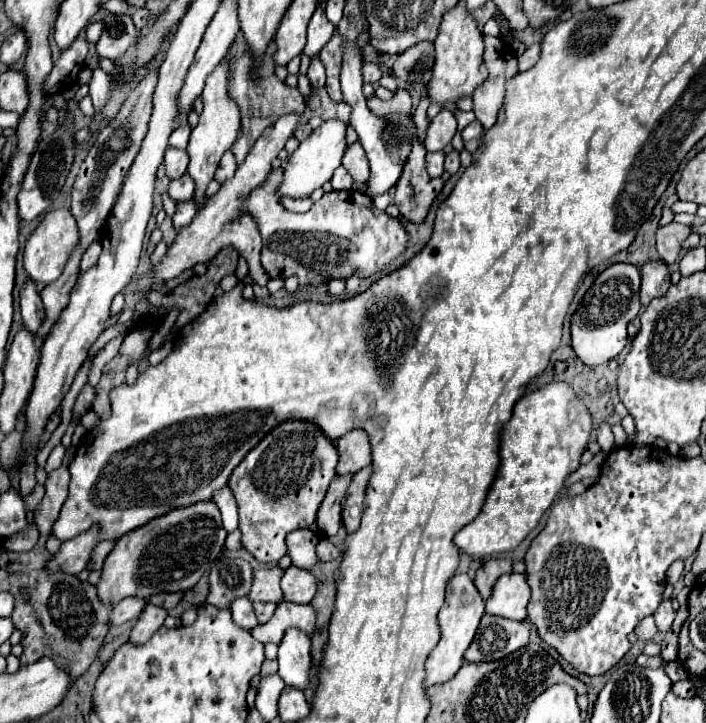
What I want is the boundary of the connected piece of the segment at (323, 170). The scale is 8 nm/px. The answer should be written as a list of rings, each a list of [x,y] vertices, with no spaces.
[[[328,119],[318,129],[314,129],[308,139],[304,139],[298,145],[298,149],[288,159],[286,173],[284,173],[284,183],[278,189],[280,197],[284,197],[284,195],[290,195],[290,197],[308,197],[308,195],[312,195],[314,189],[318,189],[326,181],[330,181],[334,169],[342,163],[344,151],[348,147],[348,143],[346,143],[346,129],[348,129],[346,123],[342,123],[338,119]]]

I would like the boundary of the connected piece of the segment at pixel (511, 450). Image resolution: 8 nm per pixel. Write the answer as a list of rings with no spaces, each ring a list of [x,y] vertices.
[[[564,381],[548,383],[540,389],[524,395],[514,405],[512,419],[506,423],[506,427],[502,431],[502,443],[500,443],[502,463],[500,463],[496,479],[490,487],[490,493],[482,505],[478,517],[472,523],[464,525],[454,535],[456,547],[478,559],[516,549],[526,539],[526,535],[538,525],[538,521],[550,509],[554,499],[560,495],[560,491],[564,489],[566,475],[580,467],[580,457],[586,449],[592,427],[594,427],[594,421],[592,421],[590,411],[574,397],[574,389]]]

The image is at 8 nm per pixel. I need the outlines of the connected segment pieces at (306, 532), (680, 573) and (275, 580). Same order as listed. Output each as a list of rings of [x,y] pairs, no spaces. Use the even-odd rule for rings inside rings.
[[[298,529],[286,537],[288,555],[294,567],[312,569],[320,559],[316,555],[316,545],[320,537],[312,529]]]
[[[674,561],[668,567],[668,583],[674,585],[676,581],[680,581],[684,577],[684,561]]]
[[[280,567],[256,569],[250,599],[252,601],[272,601],[272,603],[284,601],[282,589],[280,589],[282,575],[284,575],[284,569],[280,569]]]

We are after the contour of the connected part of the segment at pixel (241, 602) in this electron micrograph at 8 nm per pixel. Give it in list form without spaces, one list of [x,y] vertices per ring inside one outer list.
[[[242,597],[238,601],[234,601],[234,605],[230,607],[232,611],[232,619],[238,627],[246,629],[246,631],[252,631],[258,621],[256,621],[256,615],[254,615],[254,607],[252,607],[252,601],[248,597]]]

